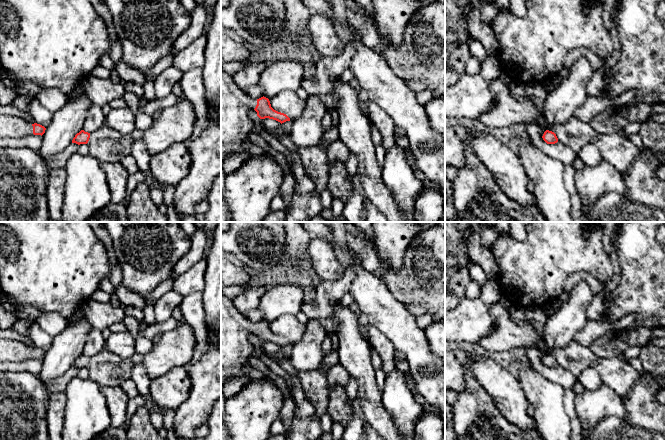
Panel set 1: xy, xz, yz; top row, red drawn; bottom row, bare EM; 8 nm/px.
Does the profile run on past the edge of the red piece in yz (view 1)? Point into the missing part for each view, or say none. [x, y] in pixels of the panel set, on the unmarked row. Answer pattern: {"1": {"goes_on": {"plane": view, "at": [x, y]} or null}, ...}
{"1": {"goes_on": null}}

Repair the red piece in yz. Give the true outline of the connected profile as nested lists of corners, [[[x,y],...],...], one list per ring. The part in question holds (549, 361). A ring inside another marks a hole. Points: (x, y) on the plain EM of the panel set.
[[[546,354],[544,356],[542,362],[547,368],[555,368],[558,366],[558,362],[557,362],[556,358],[549,354]]]

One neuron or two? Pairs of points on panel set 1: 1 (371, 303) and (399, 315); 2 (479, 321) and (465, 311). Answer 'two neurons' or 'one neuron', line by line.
1: one neuron
2: one neuron

